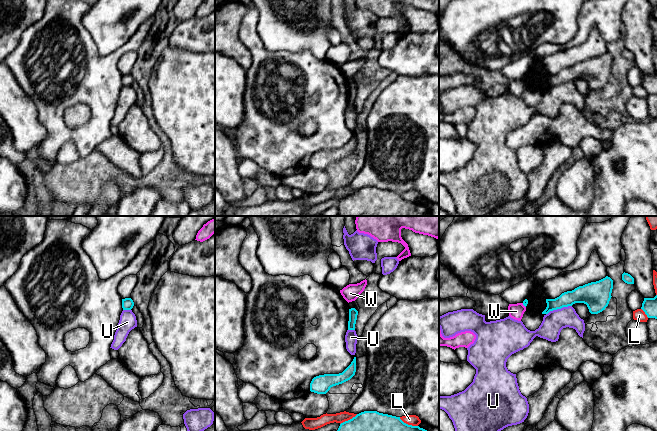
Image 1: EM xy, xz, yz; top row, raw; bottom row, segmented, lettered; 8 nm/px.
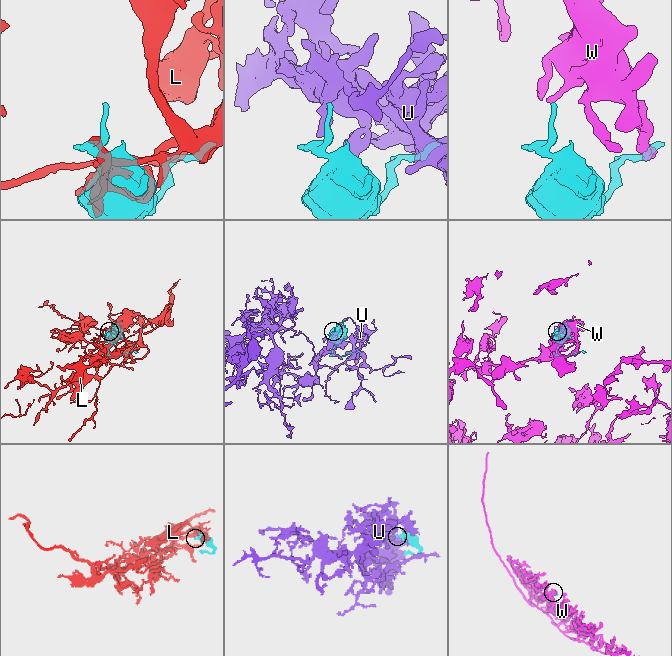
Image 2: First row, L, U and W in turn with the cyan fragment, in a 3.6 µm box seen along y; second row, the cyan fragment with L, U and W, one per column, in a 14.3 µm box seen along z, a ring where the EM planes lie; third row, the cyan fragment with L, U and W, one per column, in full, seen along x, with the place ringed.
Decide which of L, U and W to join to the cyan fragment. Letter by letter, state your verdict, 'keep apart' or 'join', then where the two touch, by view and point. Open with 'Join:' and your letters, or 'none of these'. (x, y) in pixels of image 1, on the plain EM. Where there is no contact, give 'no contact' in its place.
Join: none of these
L: keep apart; meets cyan in xz at (407, 200)
U: keep apart; meets cyan in yz at (558, 84)
W: keep apart; meets cyan in yz at (523, 80)

